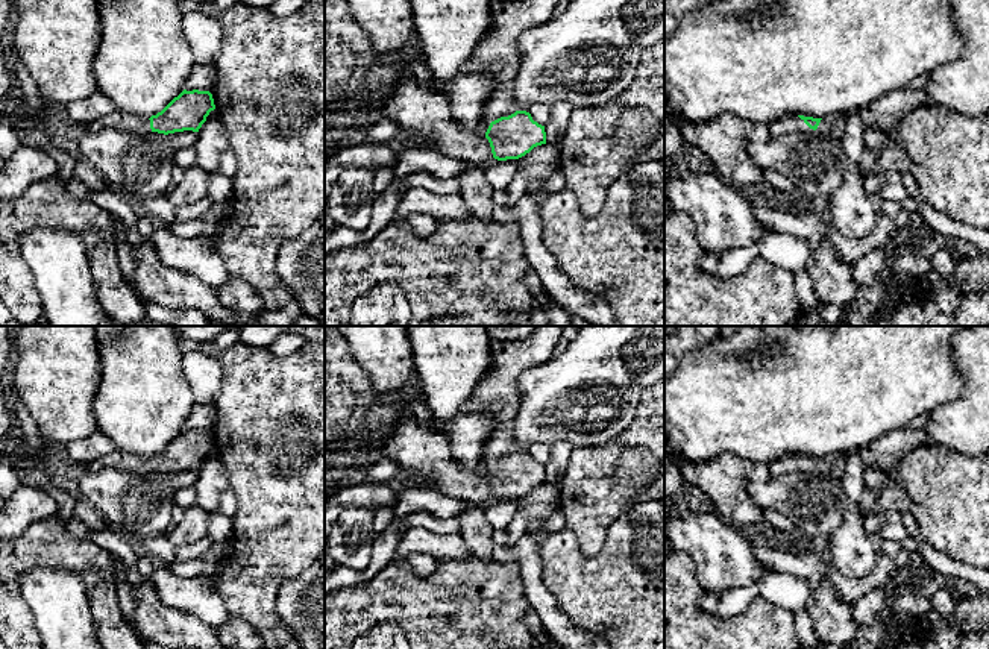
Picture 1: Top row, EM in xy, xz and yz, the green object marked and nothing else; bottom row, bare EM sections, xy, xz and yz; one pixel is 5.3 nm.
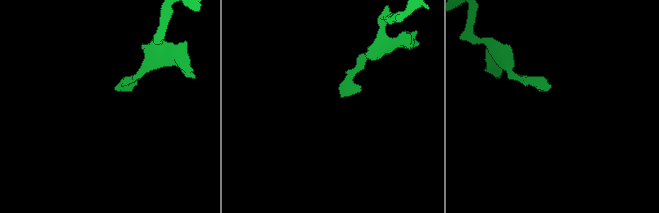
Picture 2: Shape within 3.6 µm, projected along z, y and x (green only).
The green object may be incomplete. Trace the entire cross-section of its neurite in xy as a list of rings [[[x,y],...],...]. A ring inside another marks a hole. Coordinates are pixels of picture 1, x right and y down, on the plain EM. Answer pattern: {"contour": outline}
{"contour": [[[184,429],[161,452],[150,458],[114,450],[86,464],[86,470],[100,472],[103,469],[115,469],[138,476],[158,473],[174,473],[184,470],[199,472],[211,450],[215,449],[212,434],[209,431]]]}

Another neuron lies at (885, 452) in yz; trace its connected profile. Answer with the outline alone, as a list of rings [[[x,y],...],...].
[[[898,429],[881,435],[866,446],[851,449],[857,453],[865,469],[890,470],[912,449],[928,444],[925,429]]]

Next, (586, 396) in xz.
[[[581,326],[567,349],[519,376],[514,440],[526,450],[537,443],[601,446],[636,417],[640,394],[664,376],[664,326]]]

